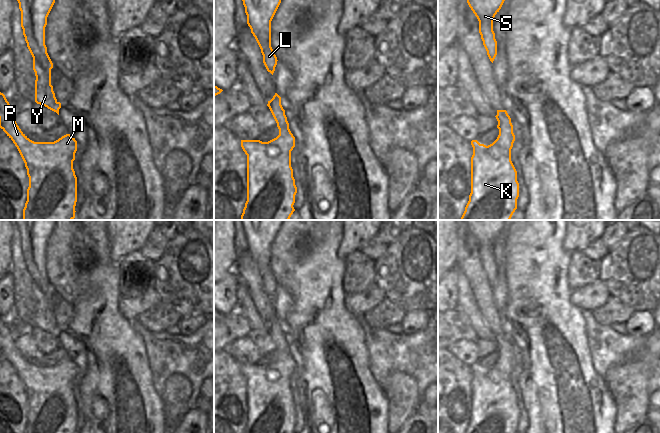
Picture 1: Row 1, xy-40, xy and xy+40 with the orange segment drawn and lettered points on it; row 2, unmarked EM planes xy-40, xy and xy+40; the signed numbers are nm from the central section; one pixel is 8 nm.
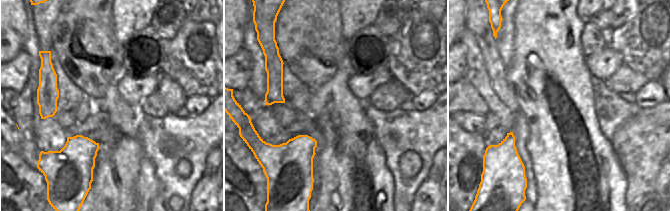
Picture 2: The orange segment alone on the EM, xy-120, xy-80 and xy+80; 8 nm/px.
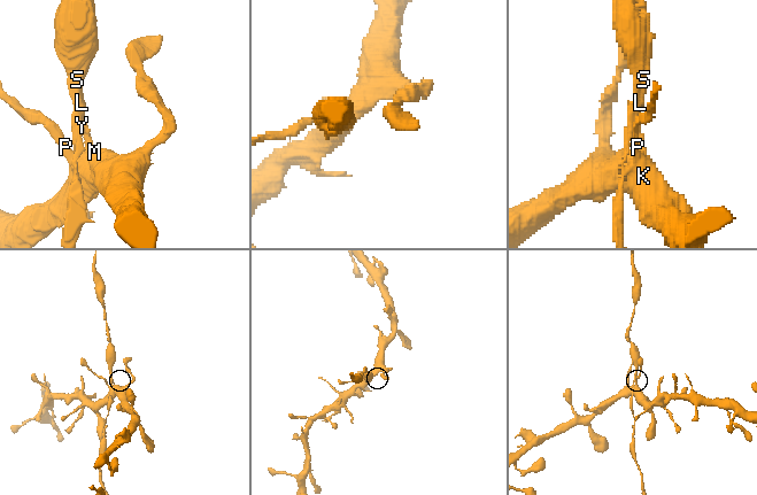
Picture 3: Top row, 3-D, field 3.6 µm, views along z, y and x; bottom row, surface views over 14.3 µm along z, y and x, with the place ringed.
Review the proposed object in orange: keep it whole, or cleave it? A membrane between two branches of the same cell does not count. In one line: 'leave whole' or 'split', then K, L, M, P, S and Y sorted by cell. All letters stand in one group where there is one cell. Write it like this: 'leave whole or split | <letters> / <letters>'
split | K M P / L S Y

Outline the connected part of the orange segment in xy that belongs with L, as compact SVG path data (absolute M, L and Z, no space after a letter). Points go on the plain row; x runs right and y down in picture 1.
M241 220L247 239L247 248L261 273L263 287L272 299L278 284L271 271L271 245L282 221Z

